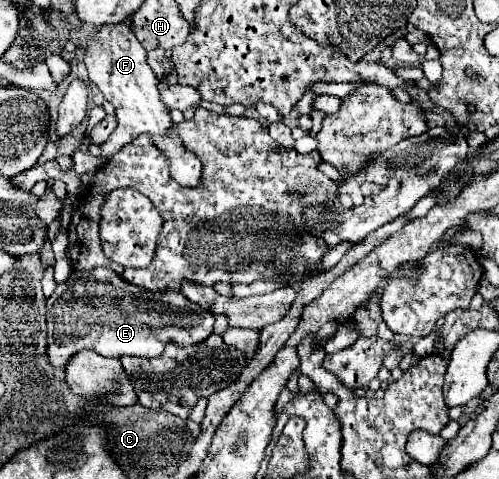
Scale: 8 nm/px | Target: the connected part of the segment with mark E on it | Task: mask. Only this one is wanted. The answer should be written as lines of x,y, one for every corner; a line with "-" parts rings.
102,267
84,273
72,273
64,283
56,285
52,297
46,301
46,323
48,323
48,361
54,367
66,367
70,357
78,351
94,351
102,357
122,357
122,355
138,355
138,357
158,357
168,343
178,347
188,347
204,341
214,327
214,315
190,303
180,291
164,291
150,293
140,287
128,285
124,279
116,277
114,271

